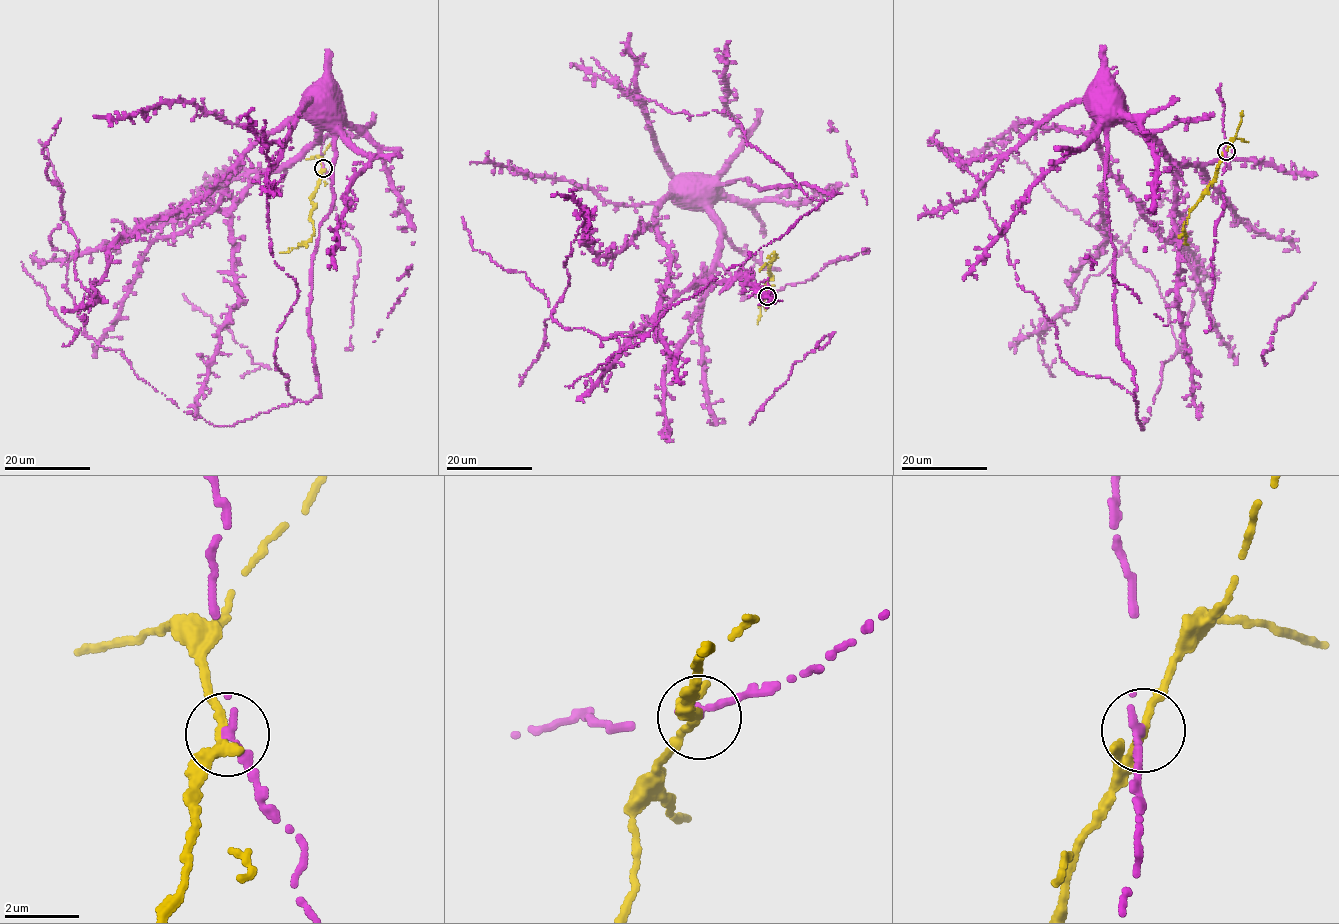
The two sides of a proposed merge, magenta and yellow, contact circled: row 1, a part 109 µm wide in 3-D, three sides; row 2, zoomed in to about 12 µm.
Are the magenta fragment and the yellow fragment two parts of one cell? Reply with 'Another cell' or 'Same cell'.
Another cell

